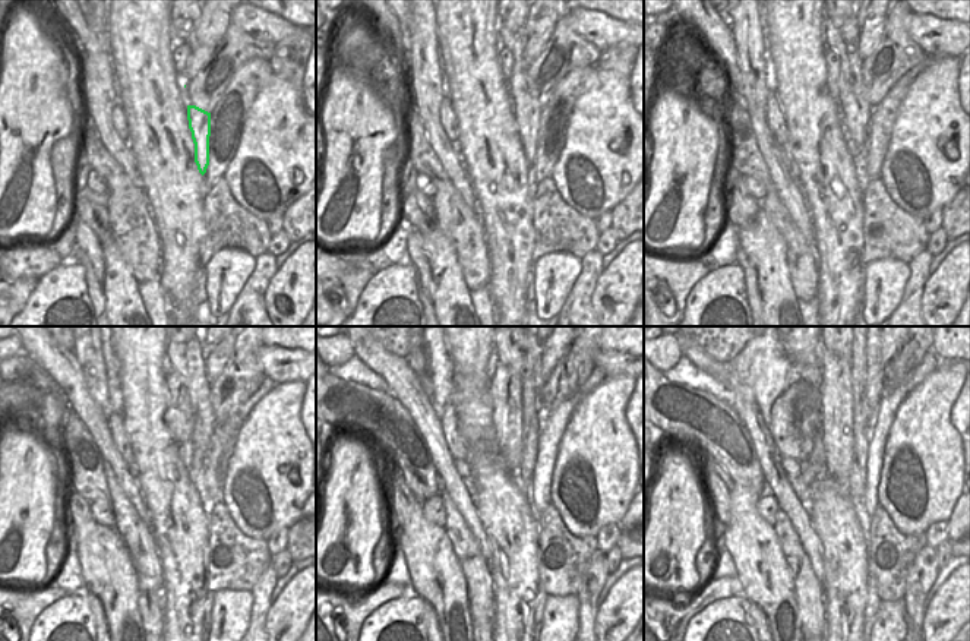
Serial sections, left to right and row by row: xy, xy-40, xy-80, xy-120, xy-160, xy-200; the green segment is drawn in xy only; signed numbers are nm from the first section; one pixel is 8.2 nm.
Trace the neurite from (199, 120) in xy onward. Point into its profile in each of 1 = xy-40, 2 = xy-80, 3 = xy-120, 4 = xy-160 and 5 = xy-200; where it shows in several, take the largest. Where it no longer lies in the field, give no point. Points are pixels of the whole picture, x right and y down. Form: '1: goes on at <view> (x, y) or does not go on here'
1: goes on at xy-40 (527, 110)
2: goes on at xy-80 (841, 35)
3: goes on at xy-120 (188, 359)
4: goes on at xy-160 (514, 356)
5: goes on at xy-200 (843, 356)

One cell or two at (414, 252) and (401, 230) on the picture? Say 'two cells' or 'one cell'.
two cells

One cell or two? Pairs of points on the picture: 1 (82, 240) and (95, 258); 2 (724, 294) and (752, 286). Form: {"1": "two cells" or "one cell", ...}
{"1": "one cell", "2": "two cells"}

